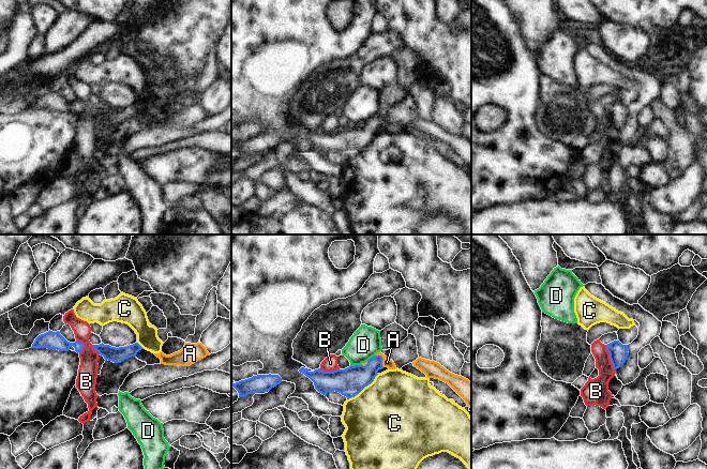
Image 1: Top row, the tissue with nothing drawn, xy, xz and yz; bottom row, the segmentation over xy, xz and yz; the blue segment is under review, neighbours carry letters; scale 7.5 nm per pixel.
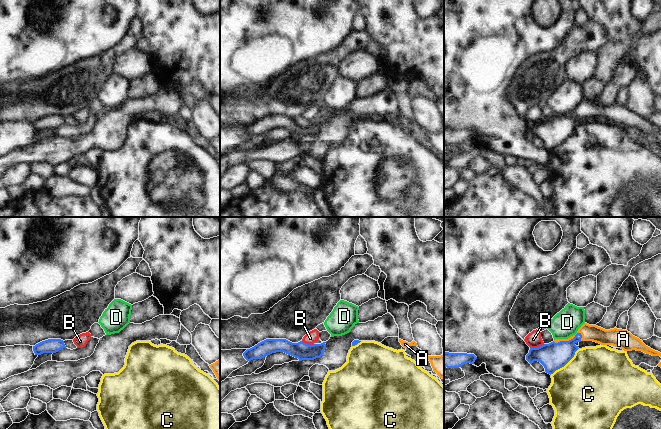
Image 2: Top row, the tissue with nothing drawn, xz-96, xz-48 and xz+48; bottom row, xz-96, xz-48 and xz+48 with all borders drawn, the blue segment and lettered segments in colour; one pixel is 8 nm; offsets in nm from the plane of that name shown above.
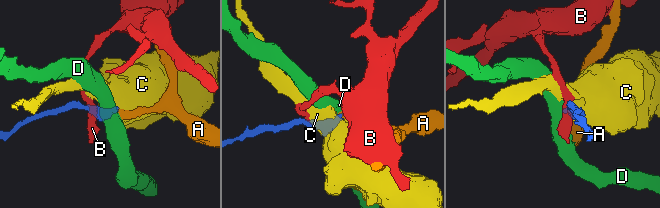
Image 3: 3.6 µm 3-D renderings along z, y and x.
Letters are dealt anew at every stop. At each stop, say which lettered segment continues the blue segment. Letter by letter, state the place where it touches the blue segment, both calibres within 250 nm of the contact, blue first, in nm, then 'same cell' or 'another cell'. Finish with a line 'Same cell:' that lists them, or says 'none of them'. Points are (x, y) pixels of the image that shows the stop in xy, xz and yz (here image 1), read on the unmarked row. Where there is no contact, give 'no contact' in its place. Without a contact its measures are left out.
A: xz (382, 119) | 190/70 nm | same cell
B: yz (610, 118) | 140/160 nm | another cell
C: xz (363, 148) | 220/500 nm | another cell
D: xz (356, 125) | 220/220 nm | another cell
Same cell: A

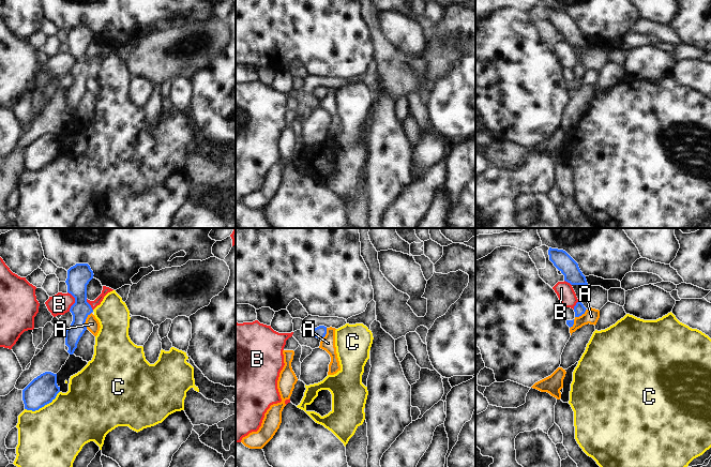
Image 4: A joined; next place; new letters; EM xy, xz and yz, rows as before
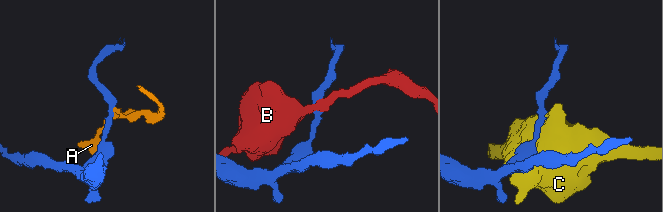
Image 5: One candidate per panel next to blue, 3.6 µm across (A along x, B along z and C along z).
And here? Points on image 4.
A: xy (85, 80) | 140/100 nm | another cell
B: xy (75, 61) | 180/160 nm | another cell
C: xy (43, 166) | 220/480 nm | another cell
Same cell: none of them

